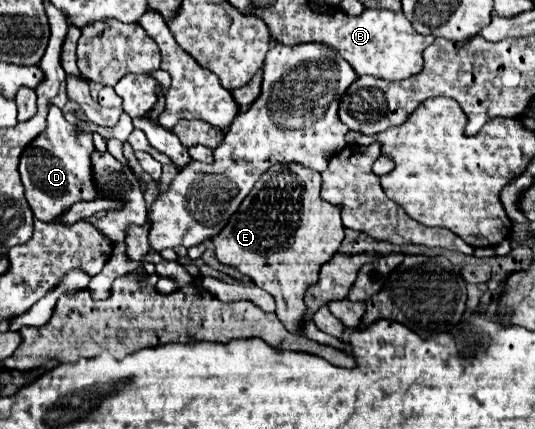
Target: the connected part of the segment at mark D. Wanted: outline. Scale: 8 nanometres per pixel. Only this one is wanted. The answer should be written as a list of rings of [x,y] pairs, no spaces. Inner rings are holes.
[[[50,108],[46,130],[24,150],[20,158],[20,176],[26,188],[26,200],[34,216],[42,222],[60,222],[62,214],[80,200],[96,200],[98,188],[92,176],[92,136],[72,136],[72,124],[66,122],[60,108]]]

